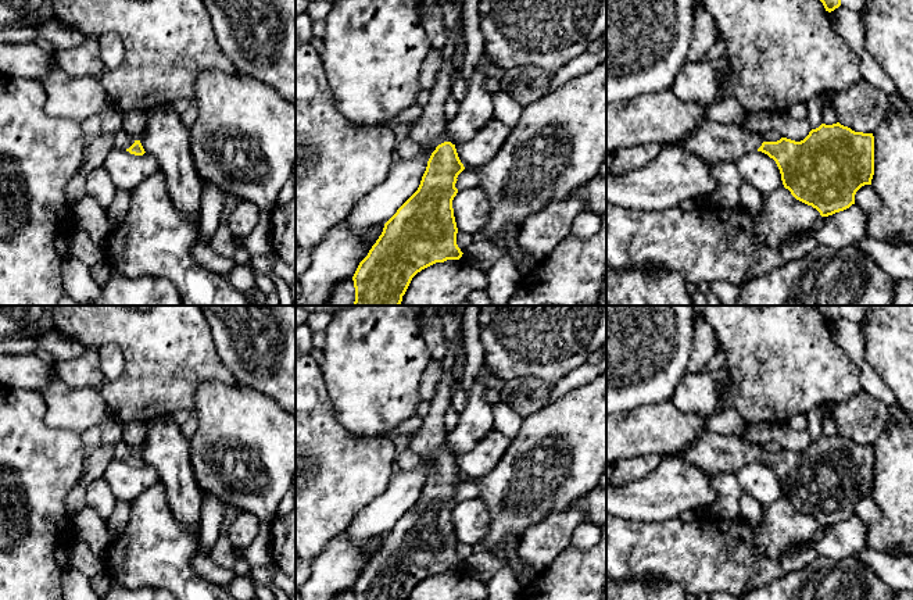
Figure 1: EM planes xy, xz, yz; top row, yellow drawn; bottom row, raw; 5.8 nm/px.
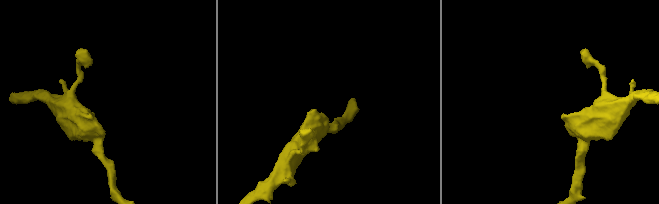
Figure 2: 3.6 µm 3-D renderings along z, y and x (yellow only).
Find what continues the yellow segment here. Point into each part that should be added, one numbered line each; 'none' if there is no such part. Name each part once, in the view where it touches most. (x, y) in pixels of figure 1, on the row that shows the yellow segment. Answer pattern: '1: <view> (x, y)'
1: xy (121, 140)

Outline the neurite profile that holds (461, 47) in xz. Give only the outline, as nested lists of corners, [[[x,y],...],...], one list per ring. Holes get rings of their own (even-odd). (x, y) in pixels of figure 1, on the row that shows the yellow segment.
[[[462,26],[456,28],[455,35],[458,38],[458,43],[455,46],[455,57],[454,57],[454,62],[456,65],[456,72],[454,74],[452,81],[456,79],[459,69],[463,65],[465,54],[466,54],[466,44],[465,44],[465,36],[462,32]]]

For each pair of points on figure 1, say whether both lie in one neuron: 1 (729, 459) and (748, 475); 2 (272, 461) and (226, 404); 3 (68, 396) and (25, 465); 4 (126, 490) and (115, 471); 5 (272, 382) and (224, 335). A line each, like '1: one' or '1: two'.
1: two
2: one
3: two
4: one
5: one

